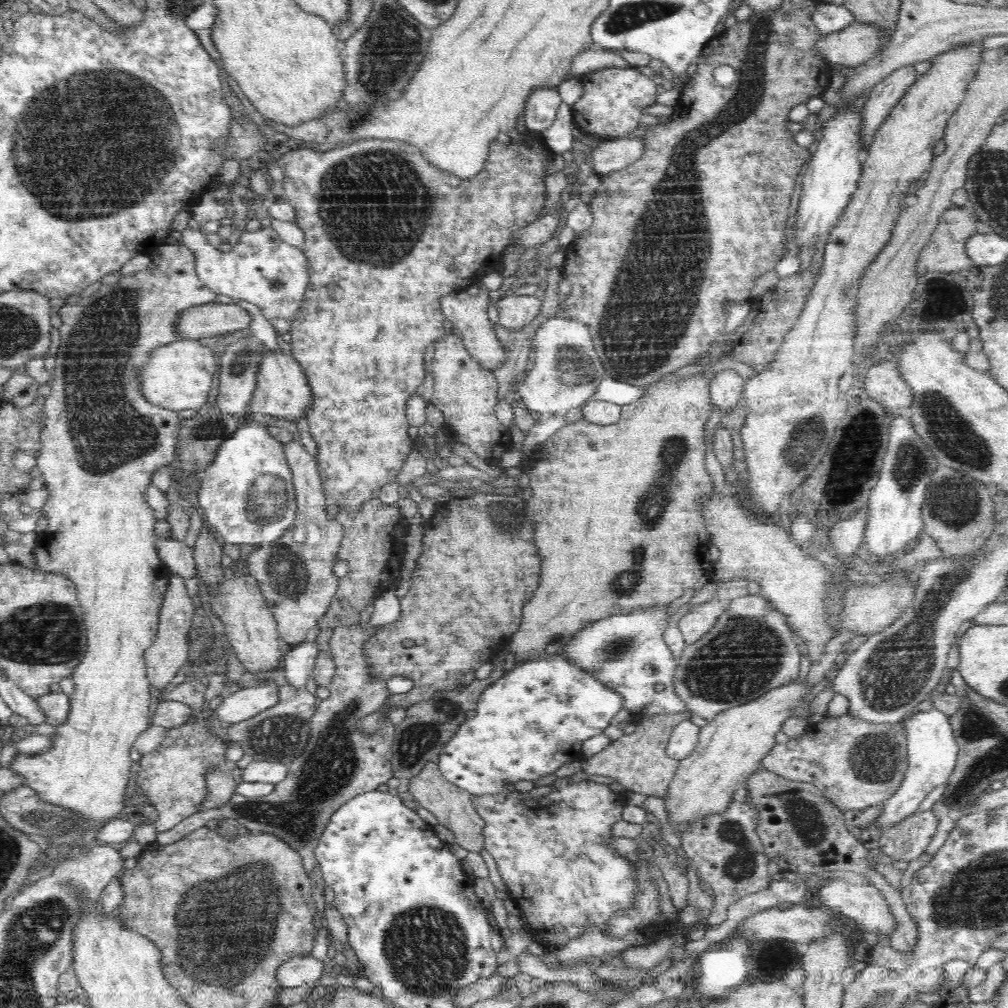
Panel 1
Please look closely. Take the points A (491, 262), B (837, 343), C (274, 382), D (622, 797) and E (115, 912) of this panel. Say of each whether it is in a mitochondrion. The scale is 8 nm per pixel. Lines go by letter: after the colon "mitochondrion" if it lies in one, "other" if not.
A: other
B: other
C: other
D: other
E: other

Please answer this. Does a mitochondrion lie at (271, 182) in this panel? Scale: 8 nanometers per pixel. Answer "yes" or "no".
no

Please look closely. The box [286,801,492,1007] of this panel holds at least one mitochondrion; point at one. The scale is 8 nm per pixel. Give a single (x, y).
(426, 949)

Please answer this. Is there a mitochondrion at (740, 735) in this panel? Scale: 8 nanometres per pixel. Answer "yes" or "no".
no

